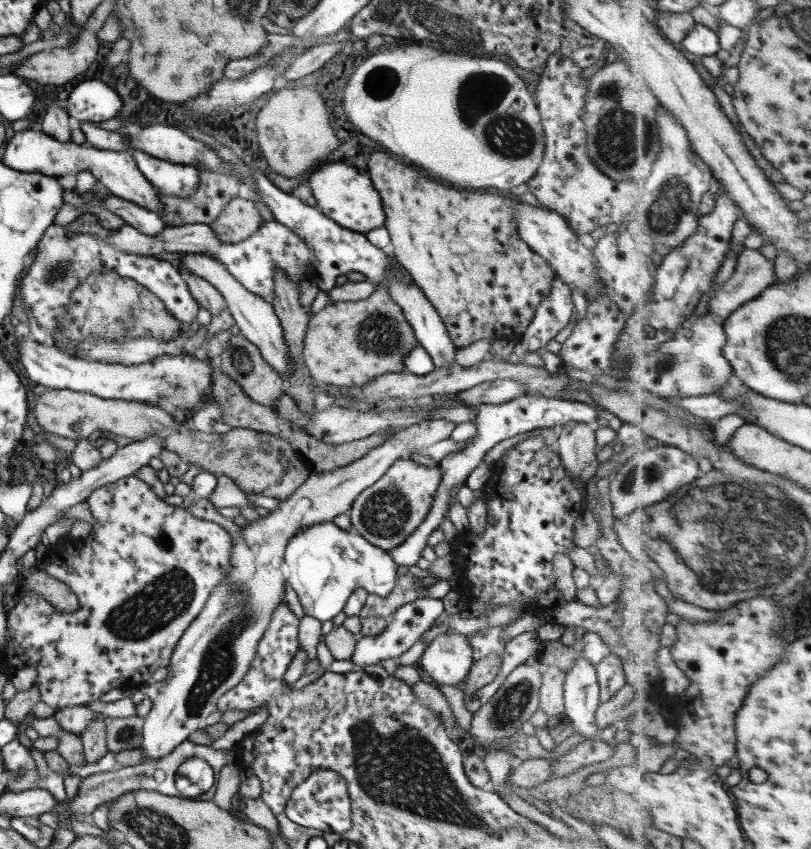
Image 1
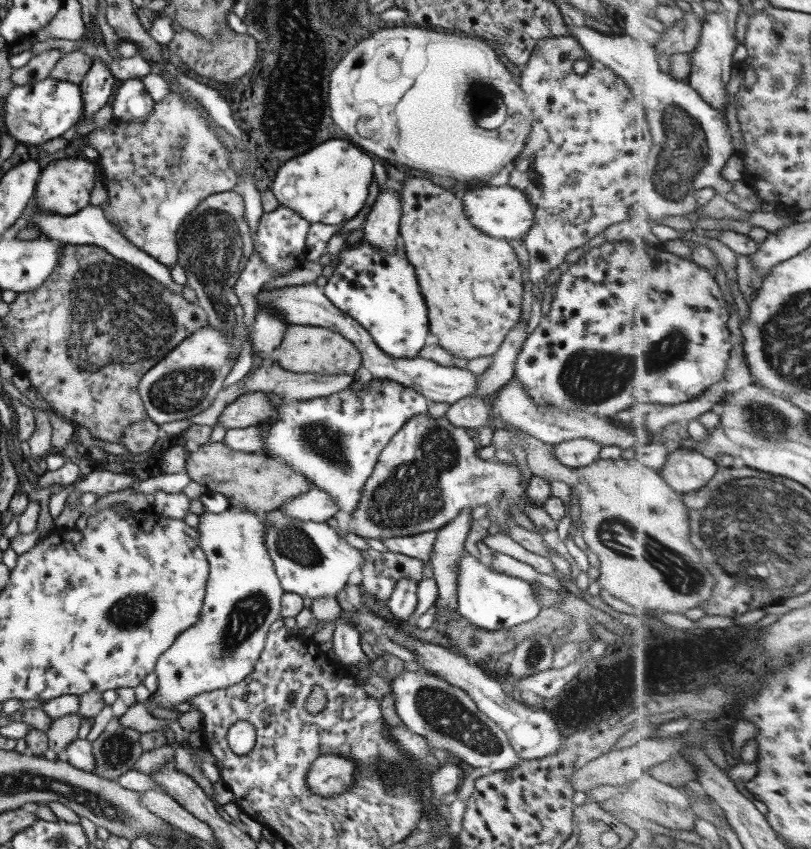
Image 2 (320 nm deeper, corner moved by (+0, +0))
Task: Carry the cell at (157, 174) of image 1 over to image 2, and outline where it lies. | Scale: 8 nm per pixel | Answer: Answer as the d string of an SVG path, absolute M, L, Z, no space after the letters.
M127 79L122 81L113 91L113 98L110 104L112 115L115 119L128 123L140 123L144 121L144 118L150 115L150 110L154 103L151 97L149 97L149 93L143 89L143 84L140 79Z

